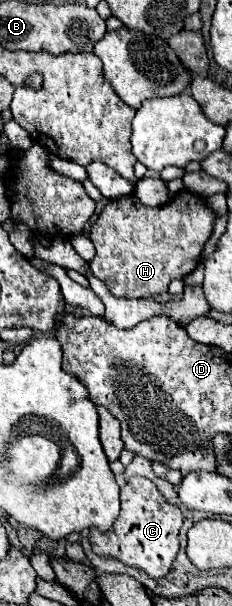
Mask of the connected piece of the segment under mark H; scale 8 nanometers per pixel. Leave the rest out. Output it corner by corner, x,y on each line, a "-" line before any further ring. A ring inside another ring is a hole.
186,188
182,192
178,192
174,198
170,198
170,202
166,202
158,208
144,206
134,194
110,200
90,230
90,240
96,248
96,256
88,262
90,272
92,272
92,276
100,278
114,296
148,298
148,296
164,294
168,290
170,280
184,278
196,270
196,266
200,264
202,250
212,236
214,220
216,220
216,214
210,208
208,200

